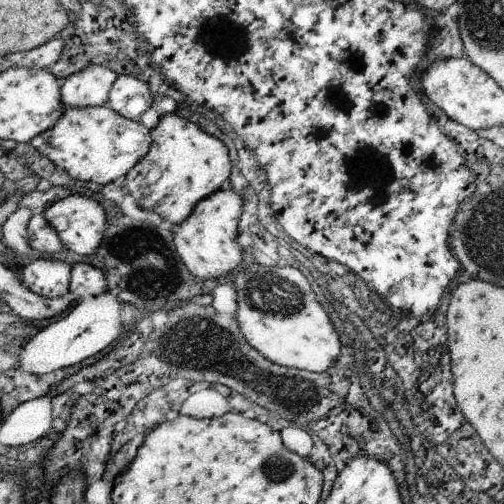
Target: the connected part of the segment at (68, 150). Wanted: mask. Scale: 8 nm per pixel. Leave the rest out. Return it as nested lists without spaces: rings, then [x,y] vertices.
[[[63,106],[57,124],[35,136],[25,146],[33,146],[41,156],[51,160],[51,166],[65,170],[71,180],[111,184],[123,178],[147,152],[151,146],[151,130],[143,128],[139,122],[127,120],[107,106],[95,108],[69,108]]]

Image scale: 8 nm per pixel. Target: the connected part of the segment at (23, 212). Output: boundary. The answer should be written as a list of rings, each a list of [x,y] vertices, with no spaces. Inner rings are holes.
[[[19,208],[15,210],[1,226],[1,244],[7,250],[13,250],[21,258],[33,258],[35,254],[31,252],[31,246],[27,246],[27,224],[31,220],[35,210],[29,208]]]

